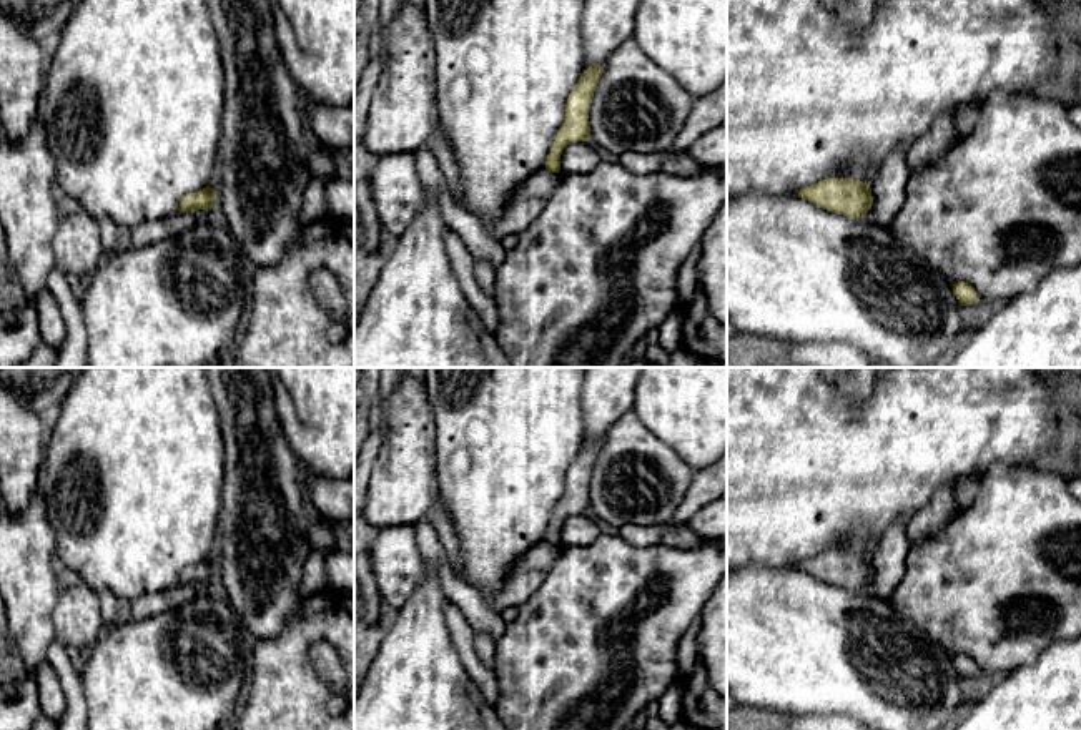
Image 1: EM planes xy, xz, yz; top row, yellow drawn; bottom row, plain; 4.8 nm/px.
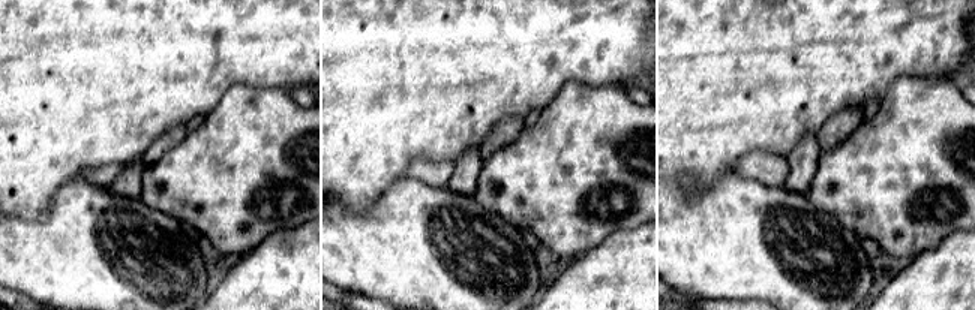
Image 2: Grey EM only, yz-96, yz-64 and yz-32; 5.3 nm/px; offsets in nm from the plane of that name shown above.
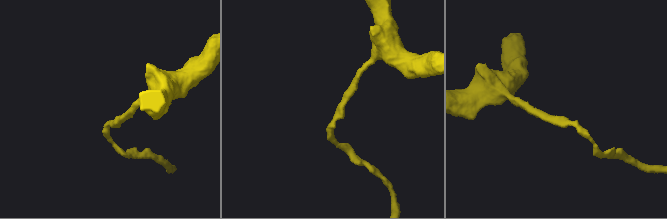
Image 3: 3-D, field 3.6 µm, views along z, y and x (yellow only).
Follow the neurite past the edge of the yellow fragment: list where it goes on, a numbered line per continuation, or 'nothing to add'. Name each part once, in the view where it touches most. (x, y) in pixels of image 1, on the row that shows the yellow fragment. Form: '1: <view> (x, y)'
nothing to add

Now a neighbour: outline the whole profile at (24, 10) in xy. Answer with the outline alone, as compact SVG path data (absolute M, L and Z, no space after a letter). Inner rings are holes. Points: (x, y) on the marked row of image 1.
M0 0L0 8L22 23L33 23L47 17L63 0Z

